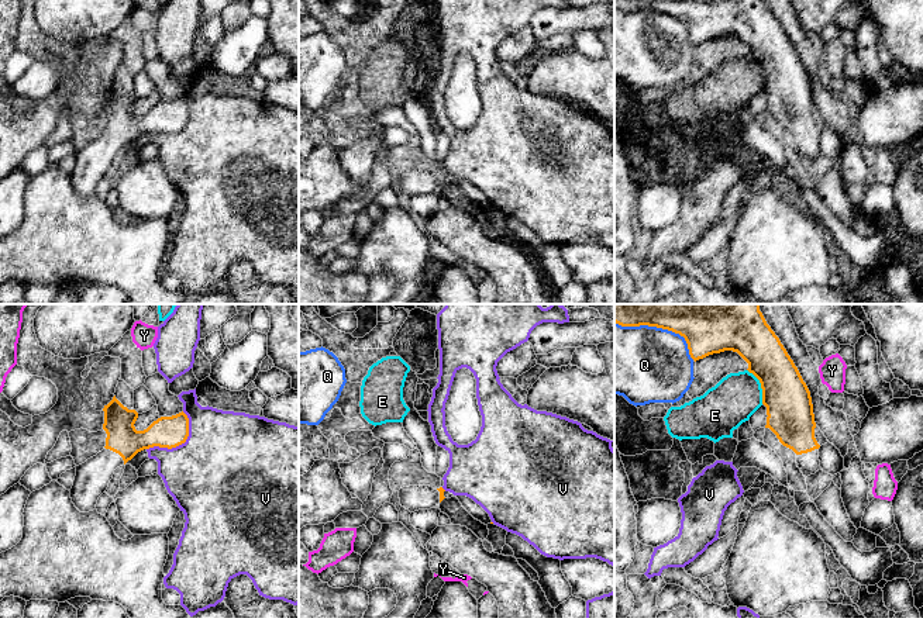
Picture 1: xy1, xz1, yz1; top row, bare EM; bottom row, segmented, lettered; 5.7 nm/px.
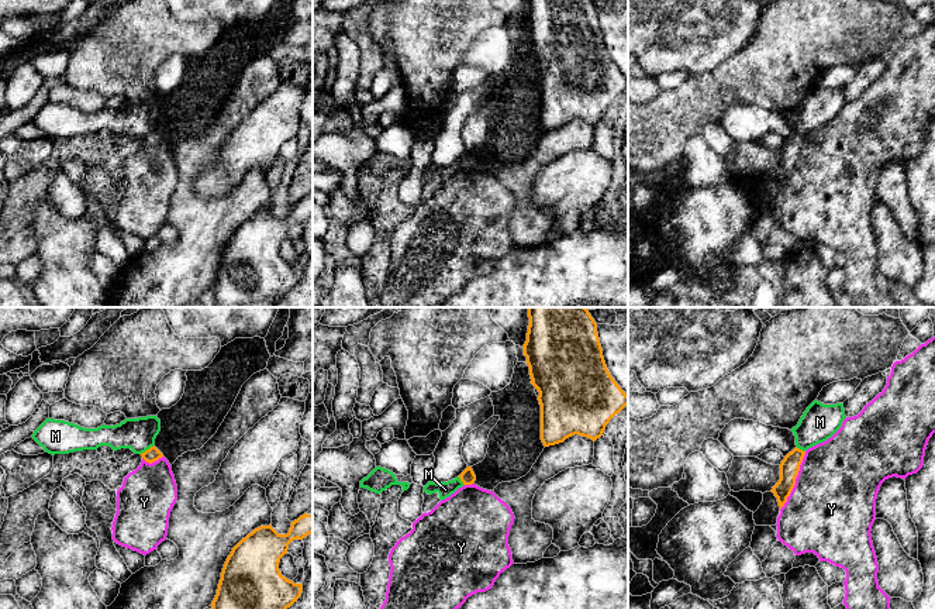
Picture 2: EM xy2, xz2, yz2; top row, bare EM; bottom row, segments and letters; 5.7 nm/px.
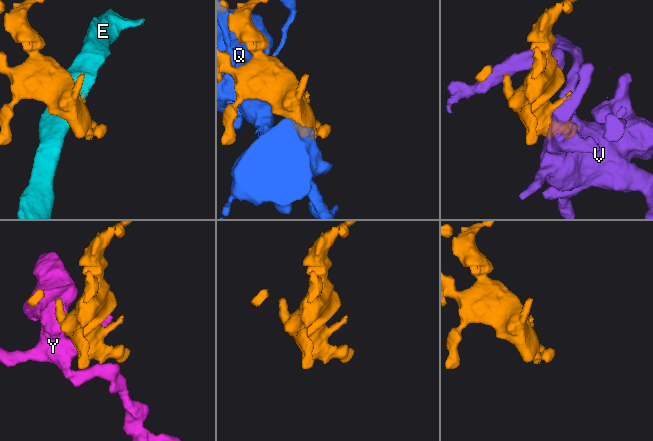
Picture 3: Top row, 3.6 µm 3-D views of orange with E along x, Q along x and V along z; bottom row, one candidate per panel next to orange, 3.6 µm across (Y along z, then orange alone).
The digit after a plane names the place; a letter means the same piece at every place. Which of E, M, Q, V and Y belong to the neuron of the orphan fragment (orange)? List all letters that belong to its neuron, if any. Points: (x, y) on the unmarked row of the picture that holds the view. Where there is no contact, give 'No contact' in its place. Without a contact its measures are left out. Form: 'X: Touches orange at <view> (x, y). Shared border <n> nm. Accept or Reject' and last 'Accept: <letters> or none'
E: Touches orange at yz1 (761, 71). Shared border 220 nm. Reject
M: Touches orange at xy2 (147, 134). Shared border 100 nm. Reject
Q: Touches orange at yz1 (660, 11). Shared border 500 nm. Reject
V: Touches orange at xy1 (178, 130). Shared border 300 nm. Reject
Y: Touches orange at yz2 (794, 165). Shared border 360 nm. Reject
Accept: none

